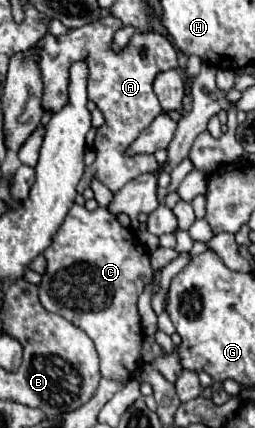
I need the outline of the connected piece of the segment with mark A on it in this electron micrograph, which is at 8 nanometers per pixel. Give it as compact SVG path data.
M106 16L98 22L86 24L82 28L74 28L72 32L64 36L50 36L46 34L38 46L42 46L40 54L40 70L42 70L42 80L44 80L44 96L42 96L42 106L58 112L66 104L66 86L68 86L68 68L76 60L86 60L90 68L88 76L88 98L96 102L100 112L106 118L106 124L98 128L96 142L94 142L94 152L96 152L96 162L86 168L82 182L78 184L78 192L82 194L90 186L90 176L96 174L98 180L110 188L112 192L118 192L126 182L134 180L136 176L158 170L158 162L152 154L138 154L138 156L124 156L124 150L128 144L146 128L150 122L162 114L162 108L158 104L158 98L152 90L152 82L158 72L176 68L178 52L170 44L170 40L158 32L136 32L134 38L130 40L128 48L124 48L120 54L114 54L110 50L110 42L114 32L122 26L118 18Z

